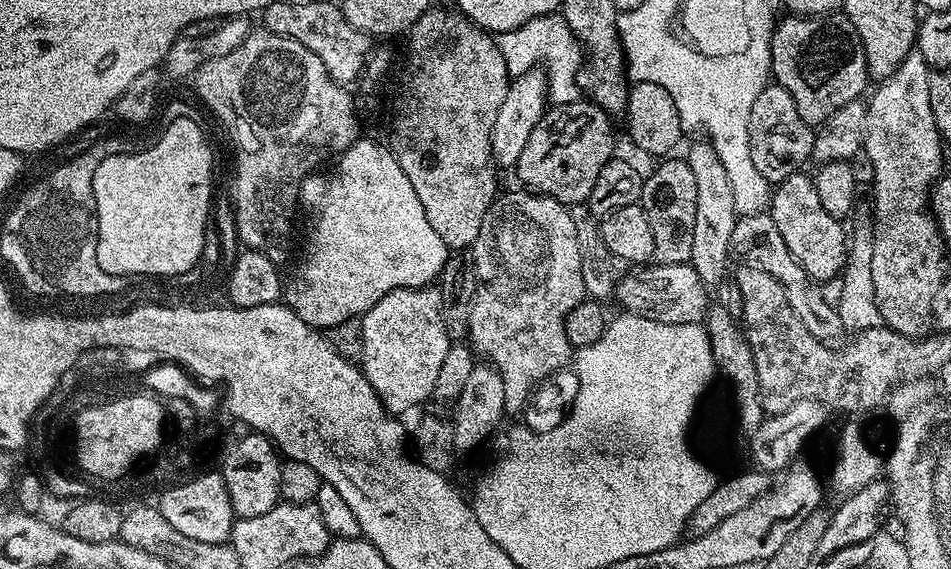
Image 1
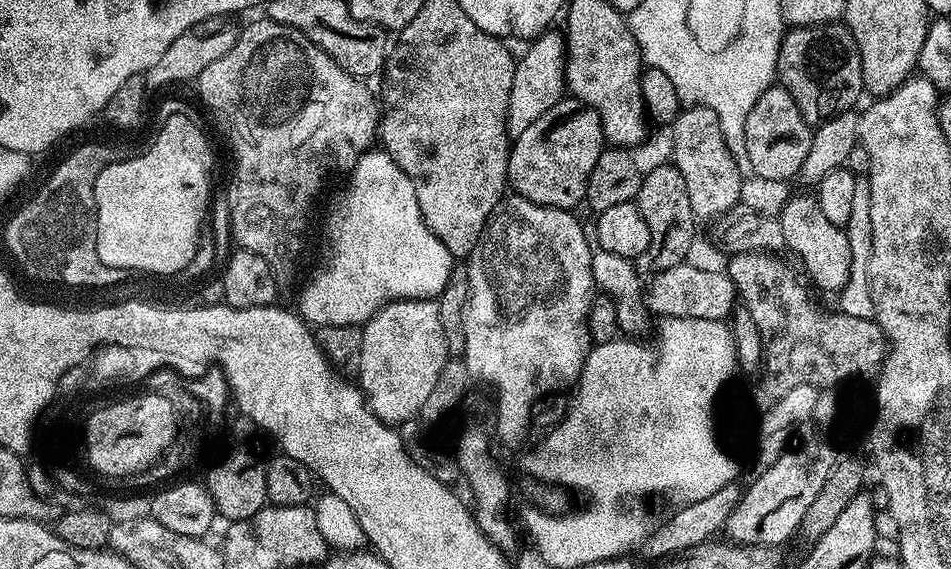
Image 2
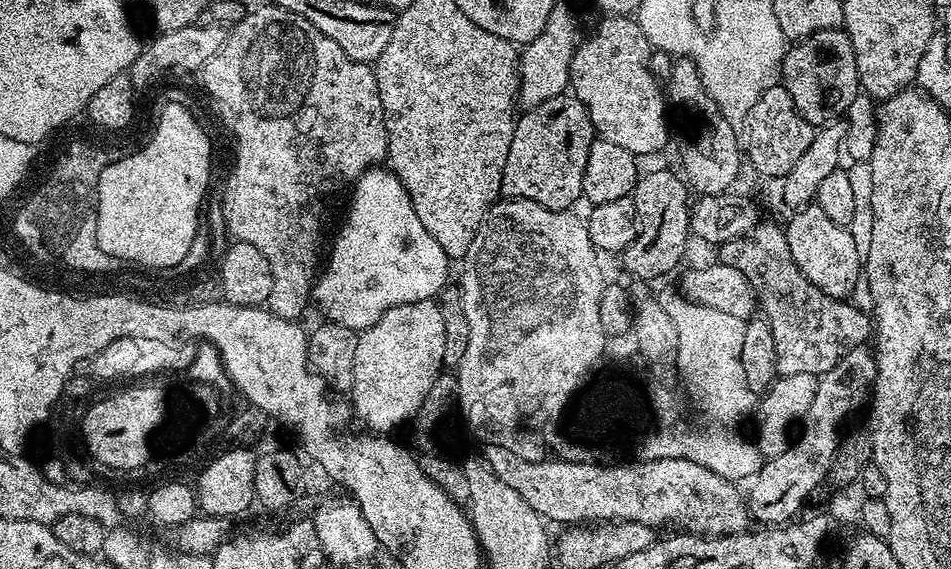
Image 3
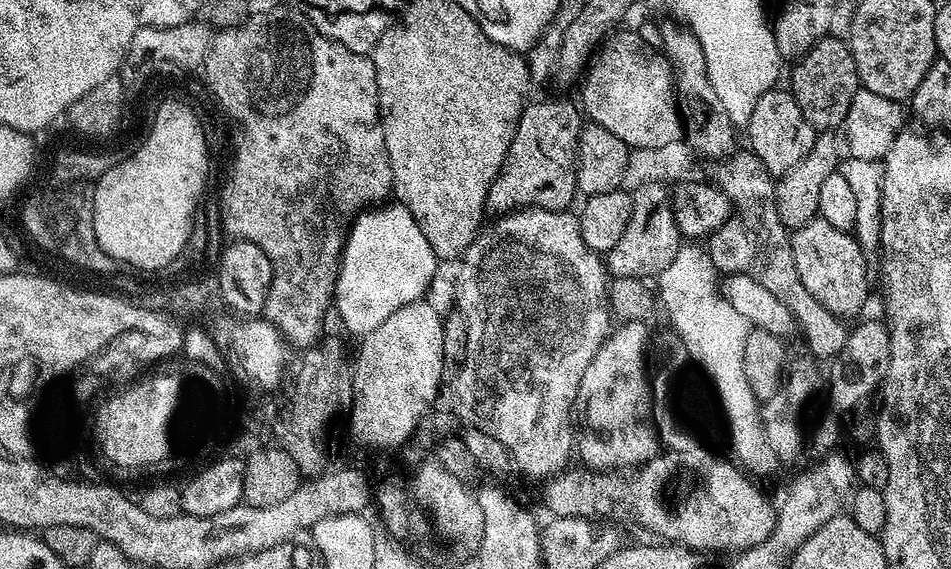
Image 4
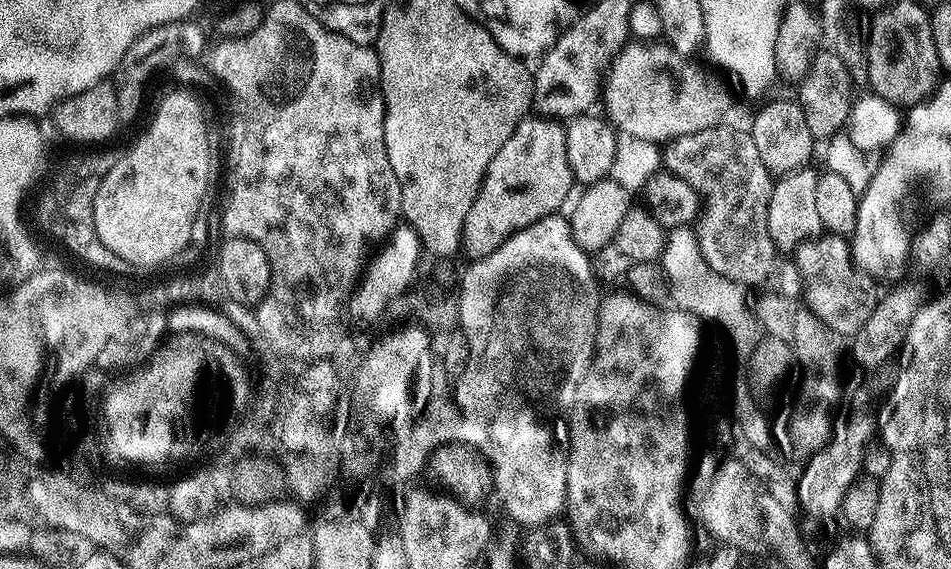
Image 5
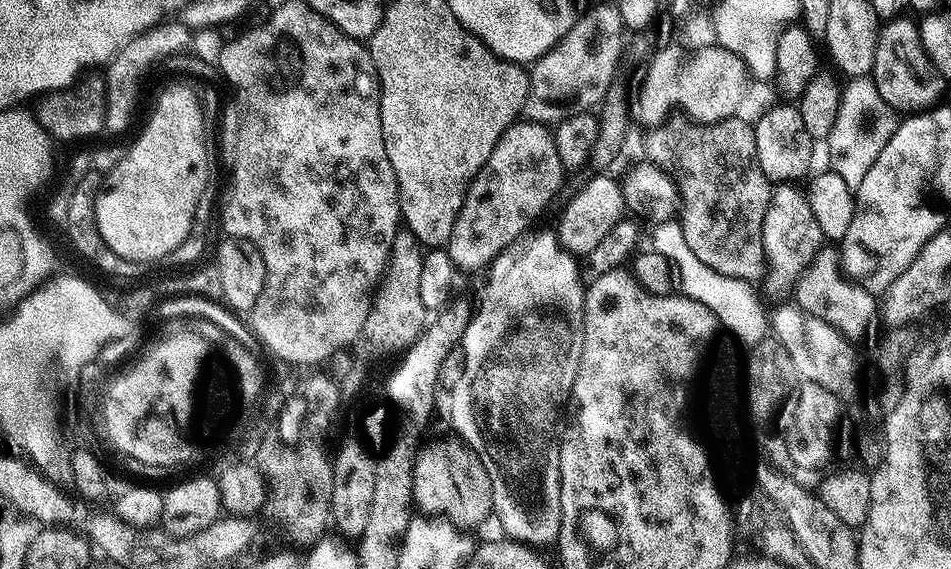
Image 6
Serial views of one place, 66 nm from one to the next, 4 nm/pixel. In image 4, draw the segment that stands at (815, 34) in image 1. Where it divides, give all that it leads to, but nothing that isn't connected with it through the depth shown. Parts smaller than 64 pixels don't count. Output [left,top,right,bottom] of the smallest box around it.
[790,34,858,130]

